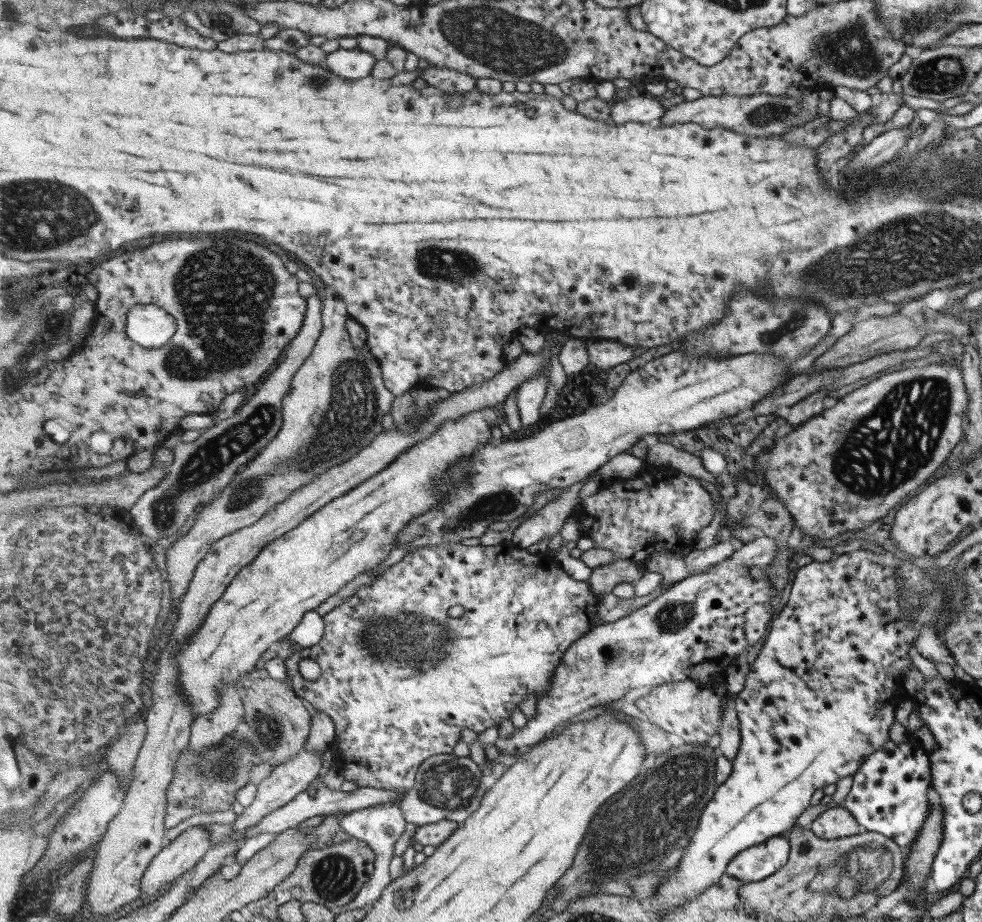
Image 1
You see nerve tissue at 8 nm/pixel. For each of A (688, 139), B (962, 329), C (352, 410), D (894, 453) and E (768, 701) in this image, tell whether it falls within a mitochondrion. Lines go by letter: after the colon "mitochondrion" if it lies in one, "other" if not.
A: other
B: other
C: mitochondrion
D: mitochondrion
E: other

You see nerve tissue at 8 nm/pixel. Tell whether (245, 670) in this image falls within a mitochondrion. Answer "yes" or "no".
no

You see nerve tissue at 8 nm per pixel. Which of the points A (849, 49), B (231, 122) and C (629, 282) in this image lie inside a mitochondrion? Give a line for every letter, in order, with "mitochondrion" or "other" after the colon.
A: mitochondrion
B: other
C: other

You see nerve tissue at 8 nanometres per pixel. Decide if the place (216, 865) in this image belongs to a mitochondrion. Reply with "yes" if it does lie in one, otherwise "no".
no

